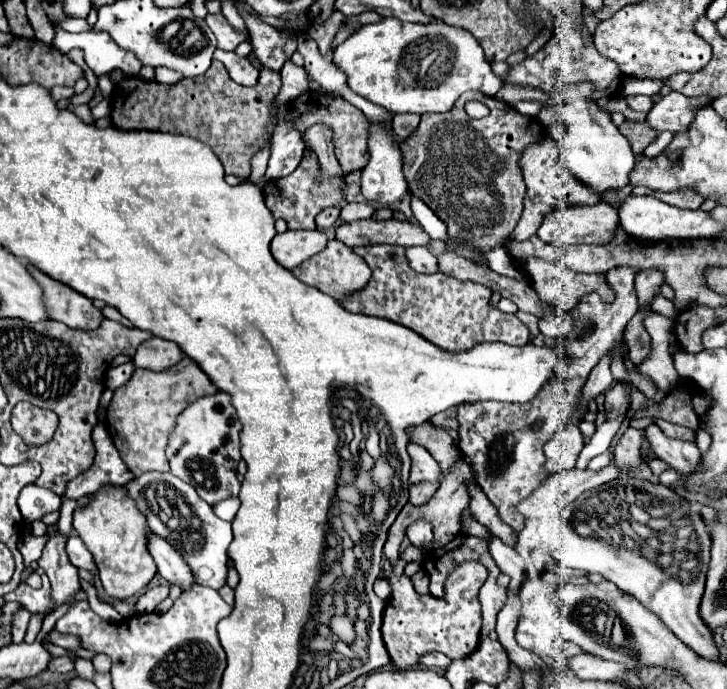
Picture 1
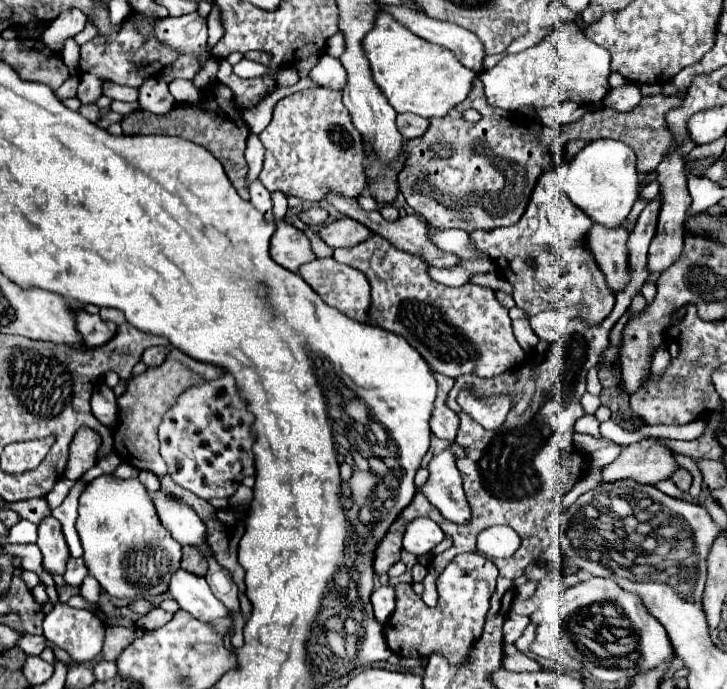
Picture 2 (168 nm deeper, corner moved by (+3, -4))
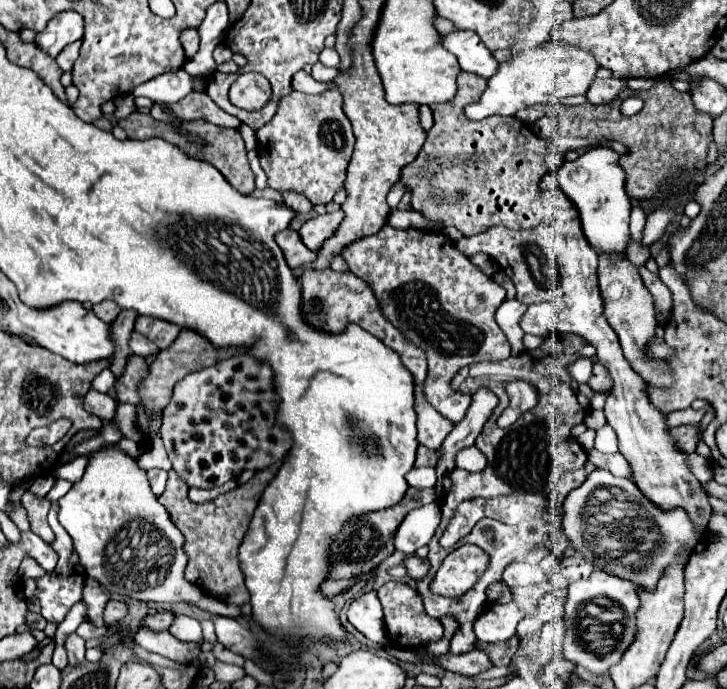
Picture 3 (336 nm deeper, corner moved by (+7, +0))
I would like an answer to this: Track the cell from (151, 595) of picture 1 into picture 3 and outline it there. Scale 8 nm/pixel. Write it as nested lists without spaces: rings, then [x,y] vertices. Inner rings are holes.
[[[110,600],[106,610],[104,610],[104,622],[106,622],[106,628],[120,622],[124,616],[128,614],[128,606],[124,602],[118,602],[118,600]]]

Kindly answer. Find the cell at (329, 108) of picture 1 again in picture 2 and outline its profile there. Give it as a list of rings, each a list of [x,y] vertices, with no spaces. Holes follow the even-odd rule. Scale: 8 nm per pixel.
[[[308,88],[292,96],[282,98],[272,114],[270,124],[260,132],[260,140],[266,146],[264,168],[260,182],[270,190],[280,190],[286,196],[298,196],[302,200],[324,200],[326,190],[334,190],[344,196],[356,198],[366,186],[366,150],[360,132],[352,126],[350,114],[342,104],[342,94],[330,88]]]

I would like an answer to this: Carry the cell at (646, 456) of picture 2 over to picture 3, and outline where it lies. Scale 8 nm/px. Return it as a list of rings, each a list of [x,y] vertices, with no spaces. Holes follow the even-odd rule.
[[[684,424],[684,426],[672,428],[672,436],[674,436],[678,448],[684,450],[686,454],[696,450],[698,434],[700,434],[700,424]]]

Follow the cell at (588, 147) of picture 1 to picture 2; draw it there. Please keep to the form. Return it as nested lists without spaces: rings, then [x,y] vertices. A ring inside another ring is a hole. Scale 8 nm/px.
[[[598,138],[598,140],[590,140],[574,156],[566,180],[562,182],[562,190],[594,222],[612,228],[612,226],[620,226],[630,214],[632,204],[638,198],[638,184],[640,178],[636,172],[636,156],[630,150],[630,146],[612,138]]]

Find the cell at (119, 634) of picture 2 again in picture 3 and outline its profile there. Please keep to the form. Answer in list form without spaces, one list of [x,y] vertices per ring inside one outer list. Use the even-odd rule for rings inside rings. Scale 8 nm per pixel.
[[[166,610],[166,612],[158,612],[154,616],[146,616],[140,626],[150,626],[150,630],[160,632],[160,630],[168,630],[170,624],[174,622],[174,618],[176,618],[176,612]]]

